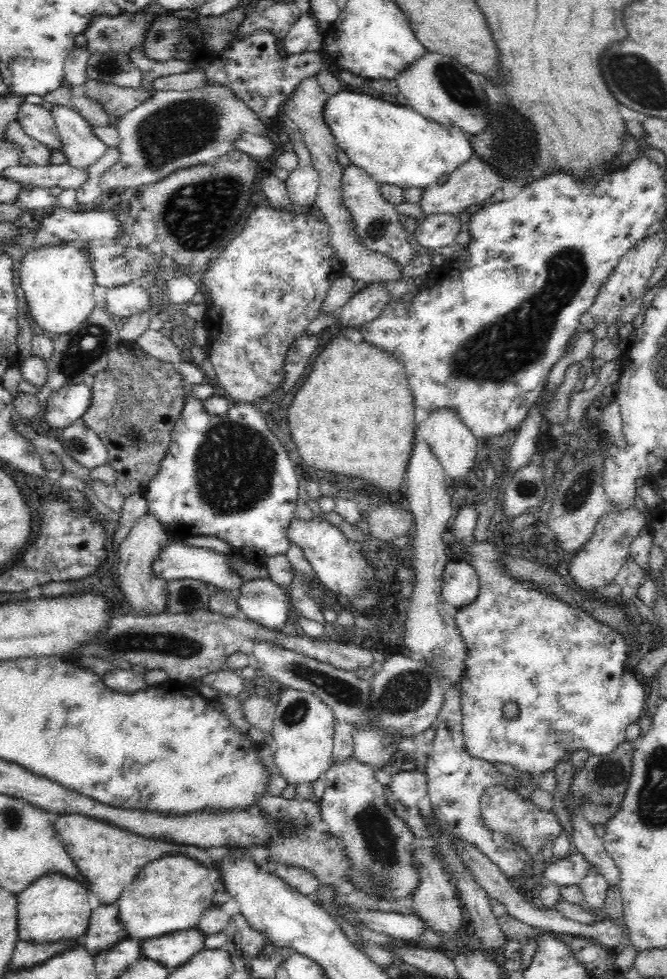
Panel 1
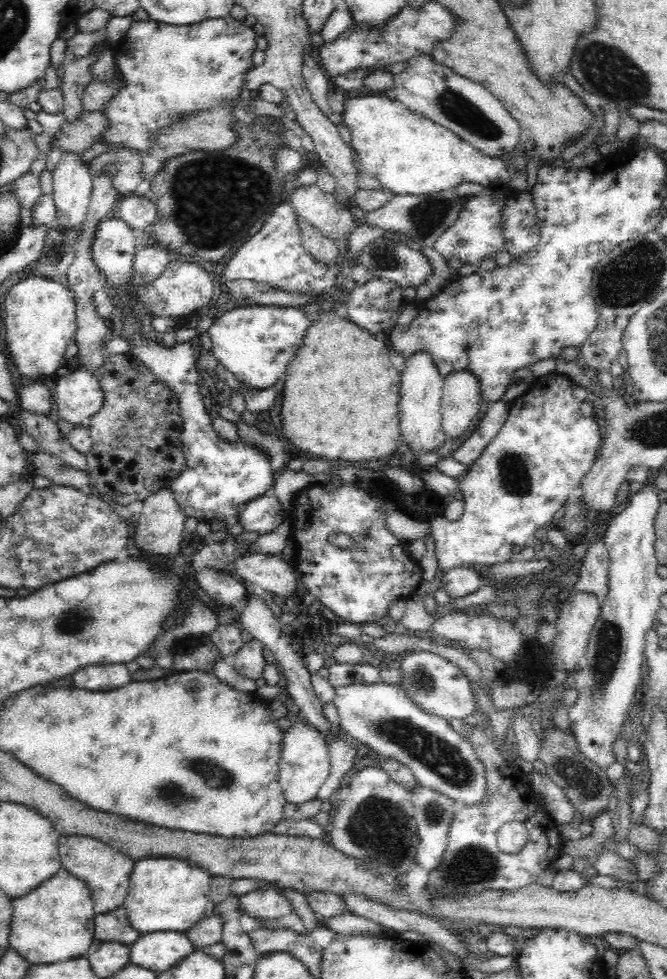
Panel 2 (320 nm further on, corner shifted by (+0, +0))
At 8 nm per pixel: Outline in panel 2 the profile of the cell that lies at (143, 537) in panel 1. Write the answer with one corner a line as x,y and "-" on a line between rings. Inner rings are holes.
160,488
147,499
143,500
144,506
138,518
134,540
136,546
150,552
150,554
160,554
160,556
176,556
180,552
183,539
186,538
184,522
188,516
180,508
178,501
174,498
170,488

